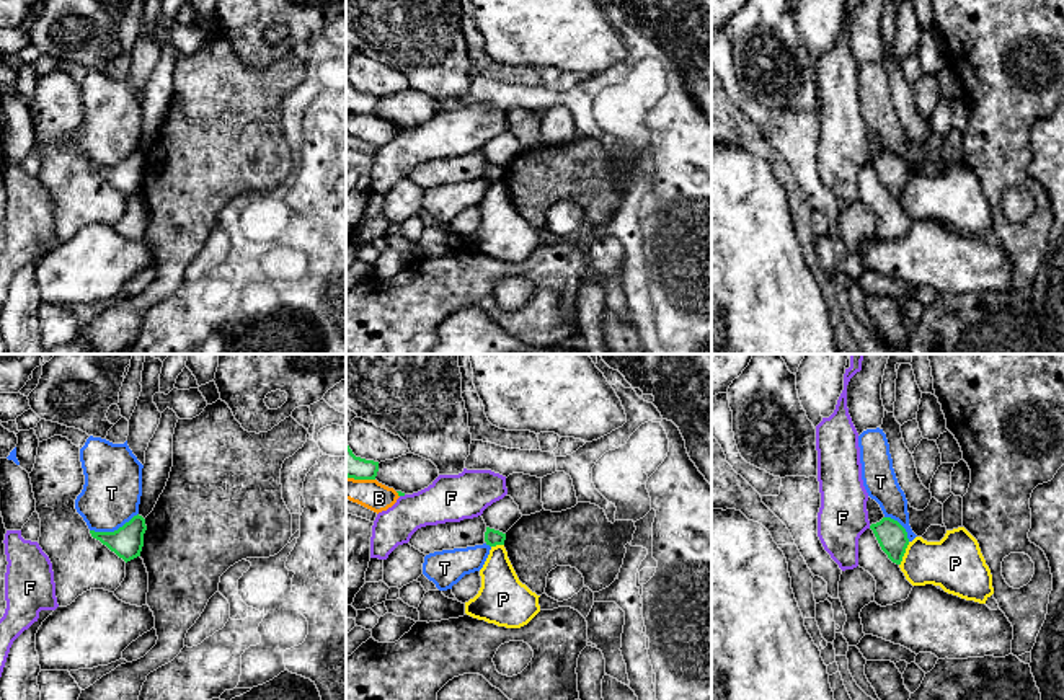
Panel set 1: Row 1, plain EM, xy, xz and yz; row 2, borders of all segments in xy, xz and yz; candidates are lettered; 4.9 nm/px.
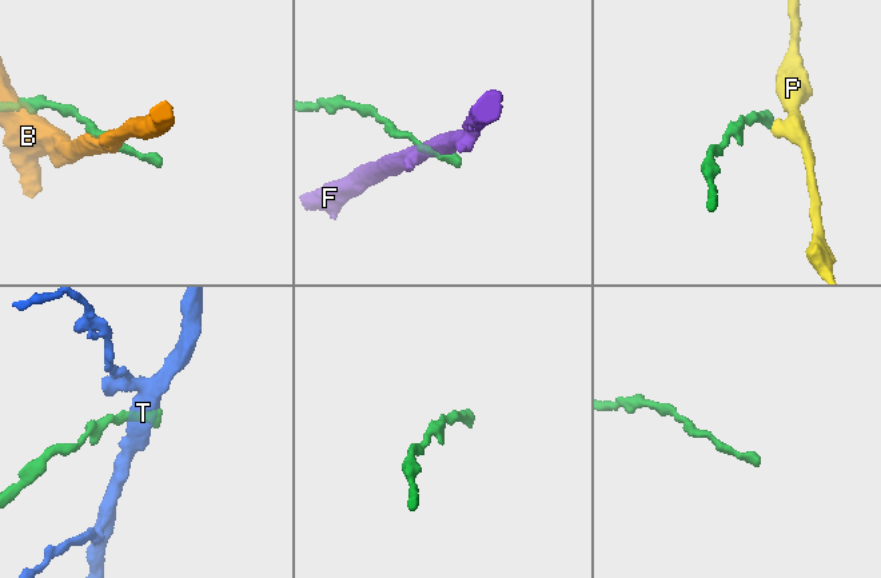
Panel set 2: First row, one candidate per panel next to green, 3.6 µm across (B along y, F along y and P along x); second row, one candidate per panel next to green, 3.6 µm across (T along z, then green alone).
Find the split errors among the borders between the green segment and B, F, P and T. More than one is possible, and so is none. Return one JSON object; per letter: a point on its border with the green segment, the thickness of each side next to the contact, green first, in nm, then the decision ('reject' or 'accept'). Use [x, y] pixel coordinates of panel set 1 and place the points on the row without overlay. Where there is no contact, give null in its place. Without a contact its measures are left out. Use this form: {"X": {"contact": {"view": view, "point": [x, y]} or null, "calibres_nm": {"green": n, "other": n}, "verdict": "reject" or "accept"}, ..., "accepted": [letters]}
{"B": {"contact": {"view": "xz", "point": [361, 113]}, "calibres_nm": {"green": 120, "other": 140}, "verdict": "reject"}, "F": {"contact": {"view": "xz", "point": [402, 129]}, "calibres_nm": {"green": 20, "other": 240}, "verdict": "reject"}, "P": {"contact": {"view": "yz", "point": [904, 186]}, "calibres_nm": {"green": 150, "other": 260}, "verdict": "reject"}, "T": {"contact": {"view": "xy", "point": [115, 165]}, "calibres_nm": {"green": 160, "other": 280}, "verdict": "reject"}, "accepted": []}

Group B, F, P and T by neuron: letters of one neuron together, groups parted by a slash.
B / F / P / T

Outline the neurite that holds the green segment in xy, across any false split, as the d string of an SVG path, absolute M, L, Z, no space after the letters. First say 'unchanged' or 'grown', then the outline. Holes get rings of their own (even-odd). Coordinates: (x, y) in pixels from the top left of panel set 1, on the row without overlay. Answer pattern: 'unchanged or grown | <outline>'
unchanged | M137 148L114 166L90 165L90 168L127 197L140 191L145 165L145 153Z

